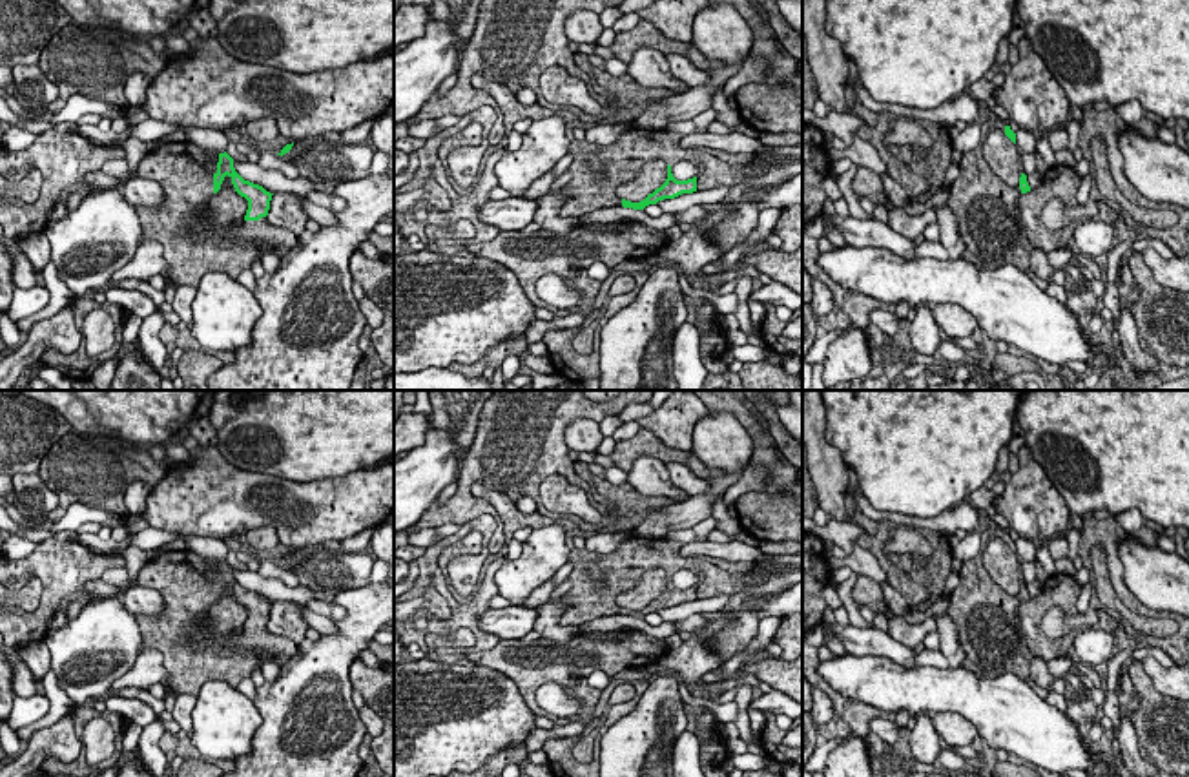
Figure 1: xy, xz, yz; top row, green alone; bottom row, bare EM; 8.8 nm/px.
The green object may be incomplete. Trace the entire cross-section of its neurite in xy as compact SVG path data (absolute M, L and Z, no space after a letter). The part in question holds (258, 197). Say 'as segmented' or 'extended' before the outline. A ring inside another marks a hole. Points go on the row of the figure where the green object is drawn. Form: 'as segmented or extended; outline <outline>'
extended; outline M190 140L162 144L146 153L137 175L162 186L160 206L133 208L142 226L140 243L153 239L162 244L168 279L175 285L197 288L208 272L237 279L253 261L263 261L266 254L281 259L299 241L299 235L266 223L274 193L244 181L226 151L215 164L208 150ZM226 175L248 201L239 224L219 224L206 215L210 197L221 190Z

